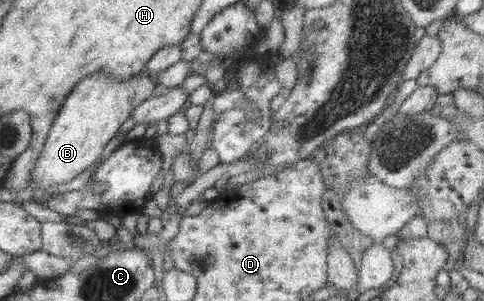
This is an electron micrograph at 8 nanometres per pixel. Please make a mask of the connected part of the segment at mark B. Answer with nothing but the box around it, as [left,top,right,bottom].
[17,68,156,202]

